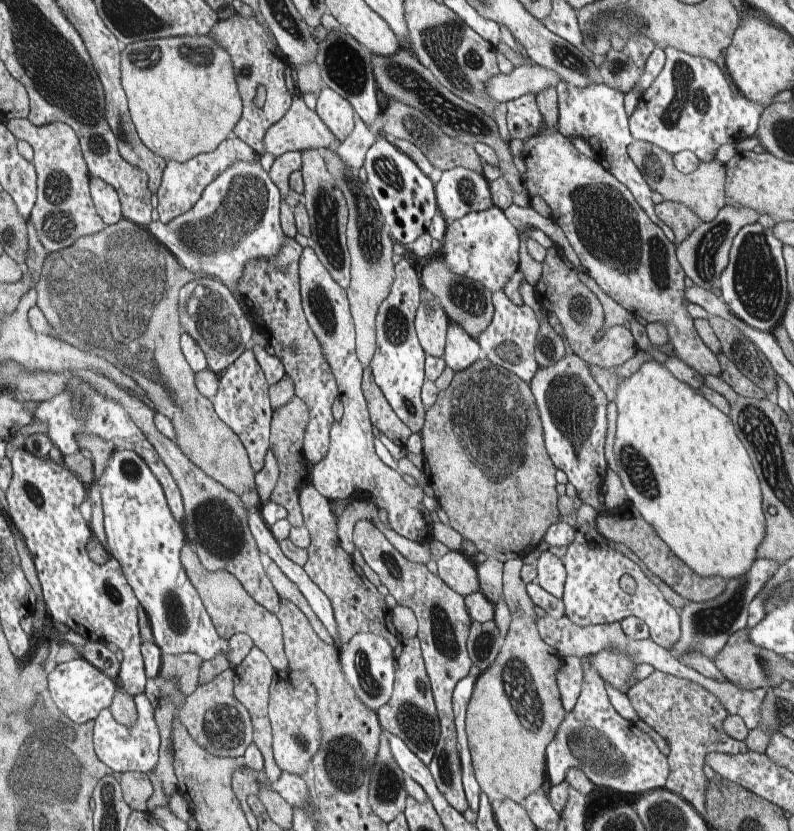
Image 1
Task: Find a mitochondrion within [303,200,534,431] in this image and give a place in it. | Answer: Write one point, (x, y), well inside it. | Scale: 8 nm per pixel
(470, 299)

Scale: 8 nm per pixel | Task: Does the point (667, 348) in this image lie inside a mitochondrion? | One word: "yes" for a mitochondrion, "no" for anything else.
no

